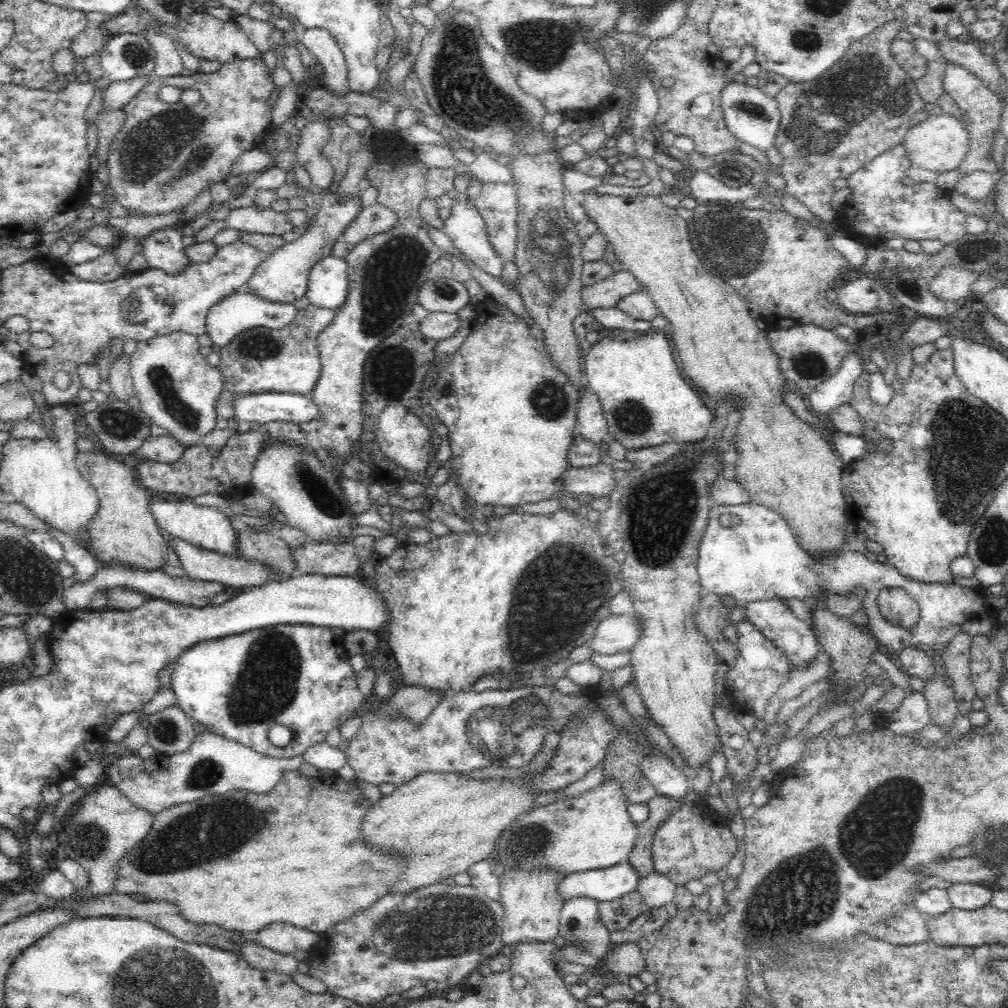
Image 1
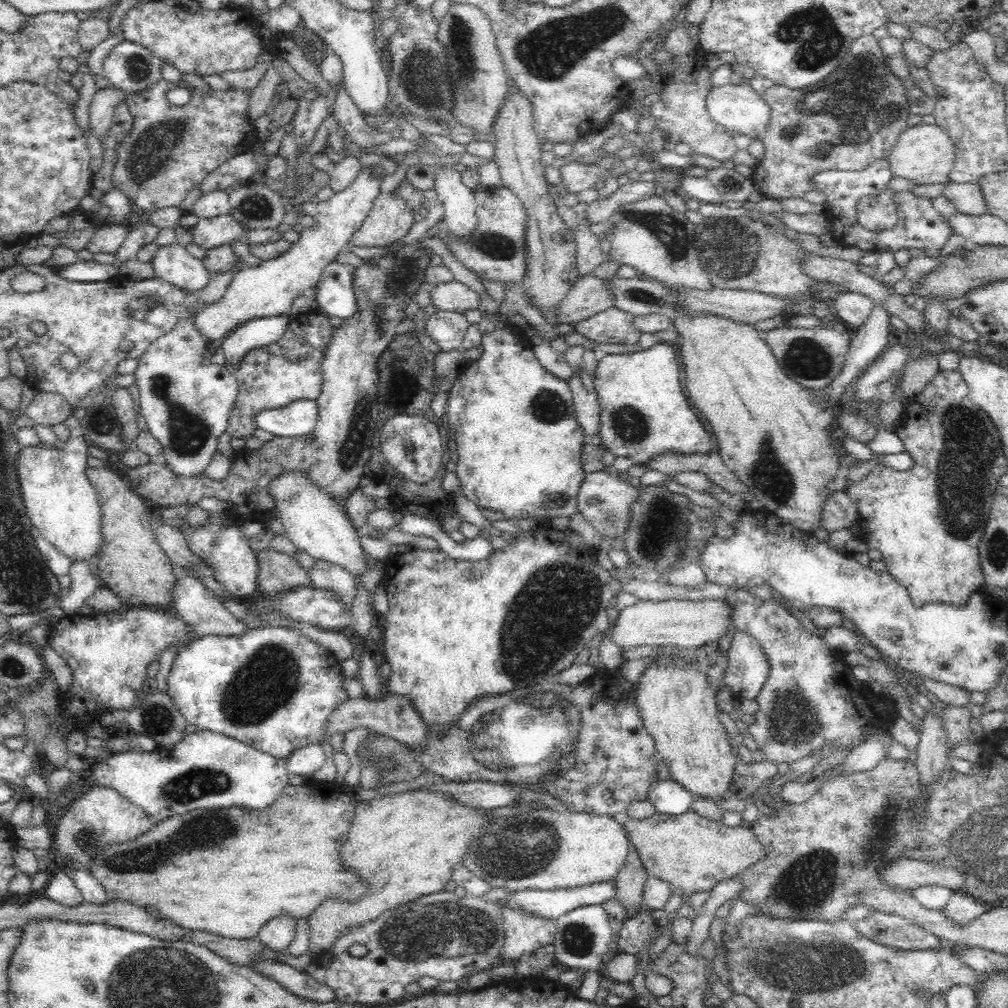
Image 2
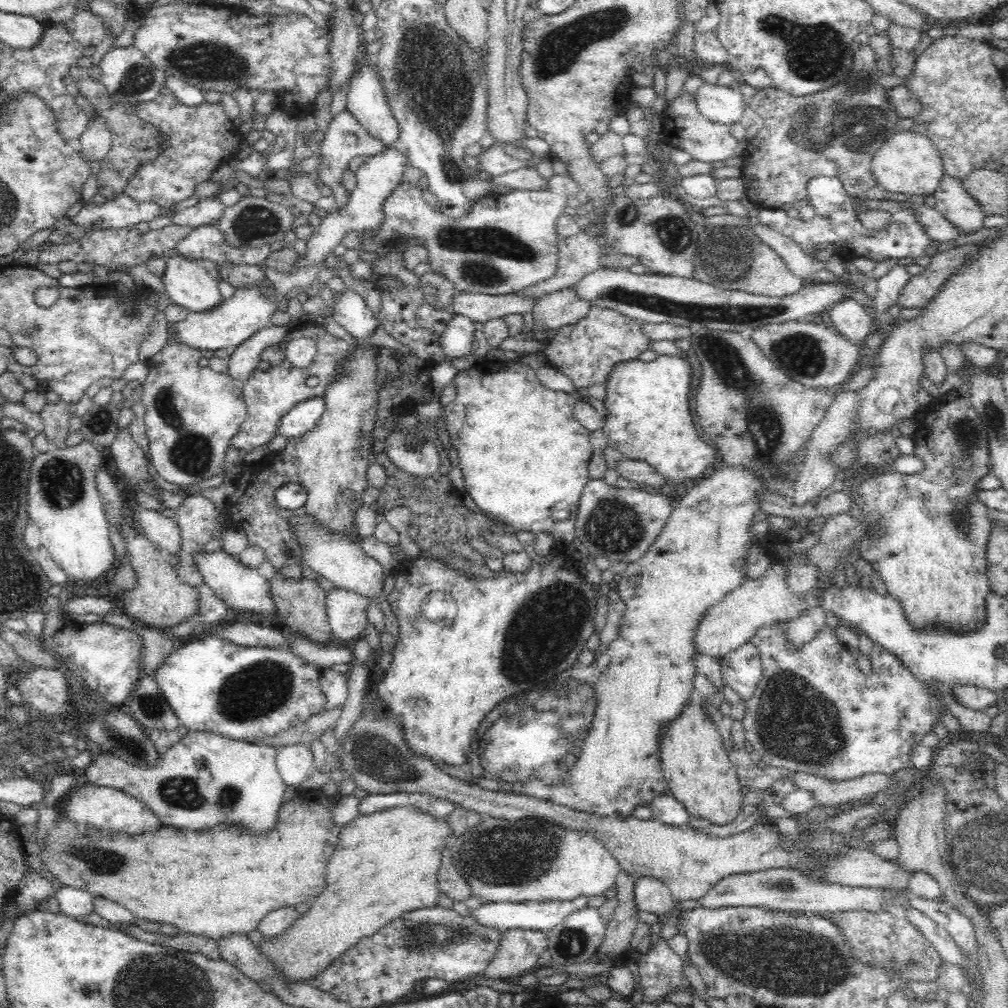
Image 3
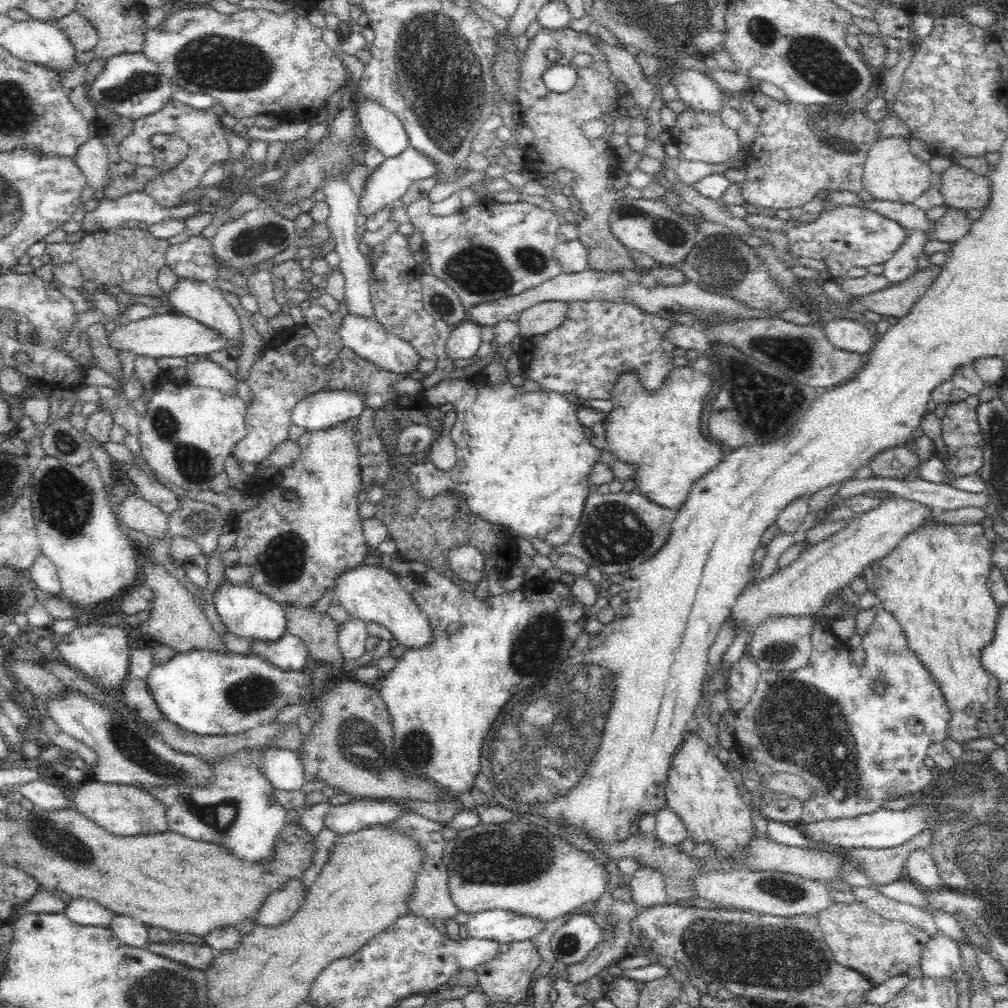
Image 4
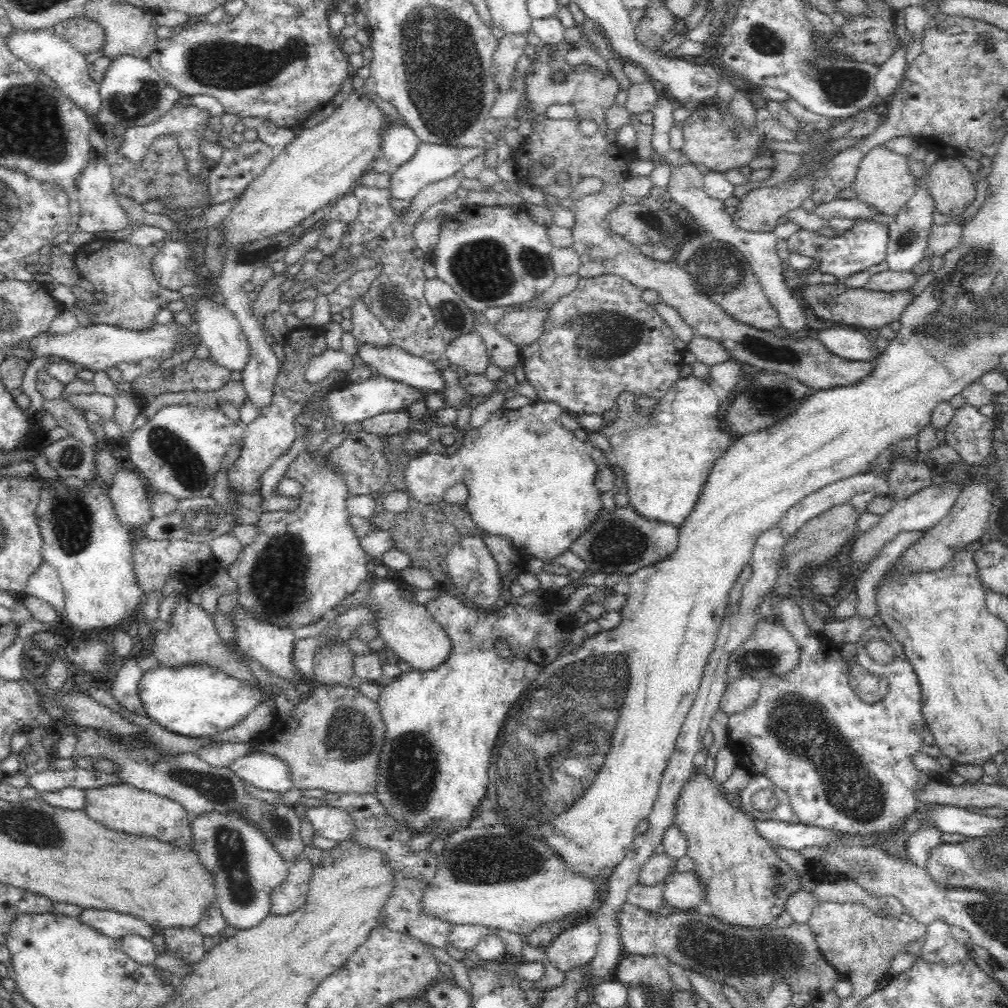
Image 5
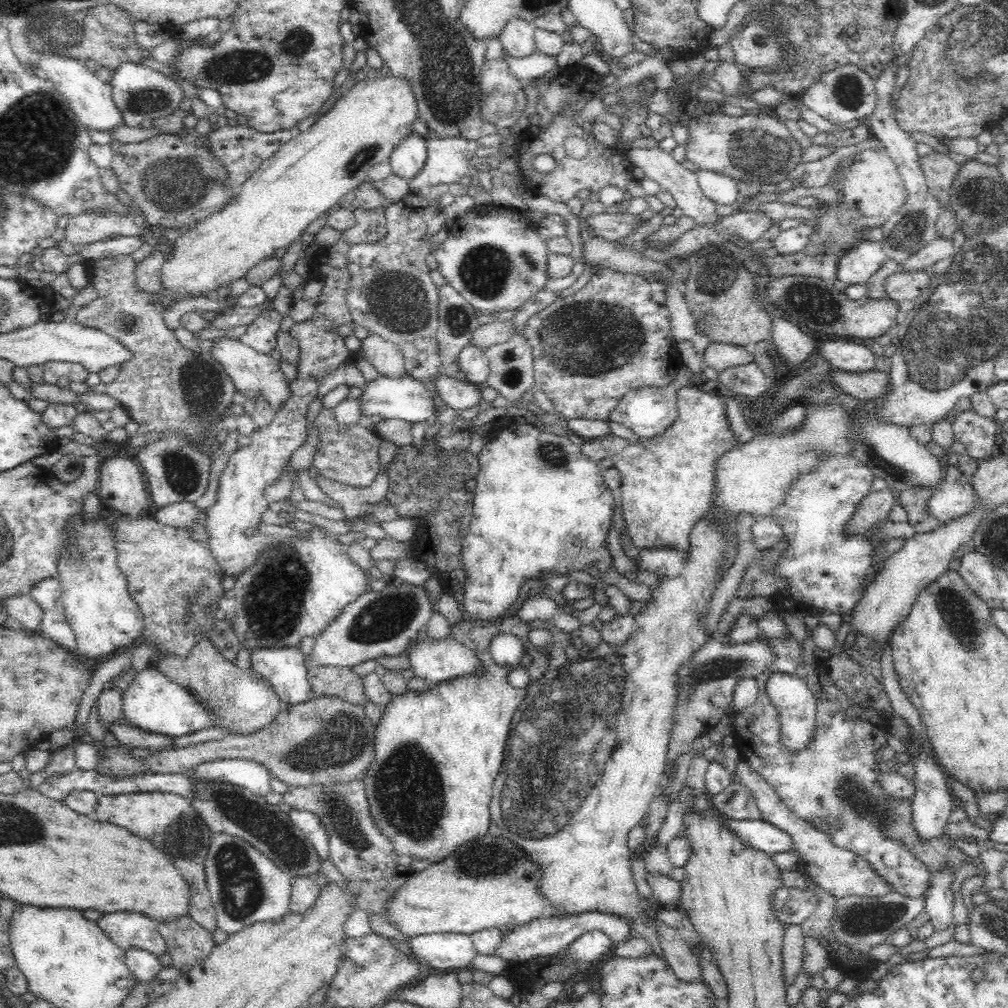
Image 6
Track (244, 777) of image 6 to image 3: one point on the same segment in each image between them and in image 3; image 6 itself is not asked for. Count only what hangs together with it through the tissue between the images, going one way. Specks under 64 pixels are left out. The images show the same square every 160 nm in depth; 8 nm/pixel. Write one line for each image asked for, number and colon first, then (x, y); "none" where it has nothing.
3: (295, 762)
4: (283, 768)
5: (265, 771)

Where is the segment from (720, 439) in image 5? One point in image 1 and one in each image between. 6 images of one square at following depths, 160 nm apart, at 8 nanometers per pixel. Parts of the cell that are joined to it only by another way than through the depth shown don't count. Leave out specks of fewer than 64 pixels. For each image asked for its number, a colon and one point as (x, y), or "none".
1: (646, 400)
2: (644, 411)
3: (648, 418)
4: (658, 431)

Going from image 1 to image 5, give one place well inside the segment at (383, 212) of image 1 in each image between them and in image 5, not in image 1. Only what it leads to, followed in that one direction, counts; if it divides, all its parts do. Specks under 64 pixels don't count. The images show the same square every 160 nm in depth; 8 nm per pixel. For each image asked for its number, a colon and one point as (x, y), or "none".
2: (390, 219)
3: (508, 242)
4: (485, 252)
5: (491, 256)

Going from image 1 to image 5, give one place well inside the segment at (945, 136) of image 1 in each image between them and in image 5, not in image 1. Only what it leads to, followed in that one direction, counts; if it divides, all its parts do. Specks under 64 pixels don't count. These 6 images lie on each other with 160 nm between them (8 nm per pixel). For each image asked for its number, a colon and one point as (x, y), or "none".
2: (925, 153)
3: (909, 163)
4: (892, 171)
5: (884, 180)

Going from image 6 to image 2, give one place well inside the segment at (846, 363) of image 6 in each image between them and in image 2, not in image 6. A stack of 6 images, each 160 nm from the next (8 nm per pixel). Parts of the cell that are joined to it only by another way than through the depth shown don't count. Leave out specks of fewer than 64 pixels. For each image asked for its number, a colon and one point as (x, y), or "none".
2: (853, 308)
3: (847, 317)
4: (846, 333)
5: (848, 342)

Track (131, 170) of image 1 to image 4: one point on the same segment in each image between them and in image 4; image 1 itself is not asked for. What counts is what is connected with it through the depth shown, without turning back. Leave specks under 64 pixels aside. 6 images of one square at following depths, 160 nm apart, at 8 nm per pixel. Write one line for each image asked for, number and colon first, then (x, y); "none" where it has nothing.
2: (169, 151)
3: (195, 140)
4: (202, 130)

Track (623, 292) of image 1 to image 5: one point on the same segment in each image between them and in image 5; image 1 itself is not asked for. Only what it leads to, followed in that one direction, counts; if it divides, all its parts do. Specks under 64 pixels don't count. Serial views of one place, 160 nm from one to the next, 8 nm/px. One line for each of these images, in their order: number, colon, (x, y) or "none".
2: (590, 295)
3: (564, 307)
4: (542, 317)
5: (522, 326)

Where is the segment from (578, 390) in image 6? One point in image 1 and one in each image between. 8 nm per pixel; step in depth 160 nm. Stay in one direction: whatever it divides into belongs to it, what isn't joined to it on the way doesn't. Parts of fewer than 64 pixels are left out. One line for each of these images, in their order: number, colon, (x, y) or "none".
1: (608, 317)
2: (611, 326)
3: (586, 351)
4: (582, 358)
5: (600, 339)

